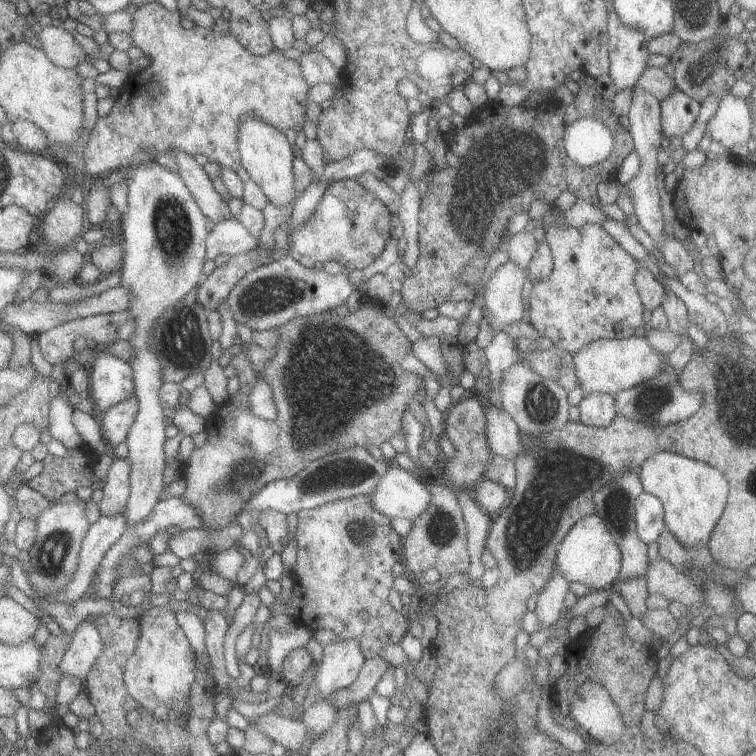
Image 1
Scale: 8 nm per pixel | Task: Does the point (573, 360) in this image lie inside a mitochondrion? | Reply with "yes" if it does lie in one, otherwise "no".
no

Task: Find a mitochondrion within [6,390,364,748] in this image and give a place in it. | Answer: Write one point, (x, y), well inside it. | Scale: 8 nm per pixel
(54, 550)

